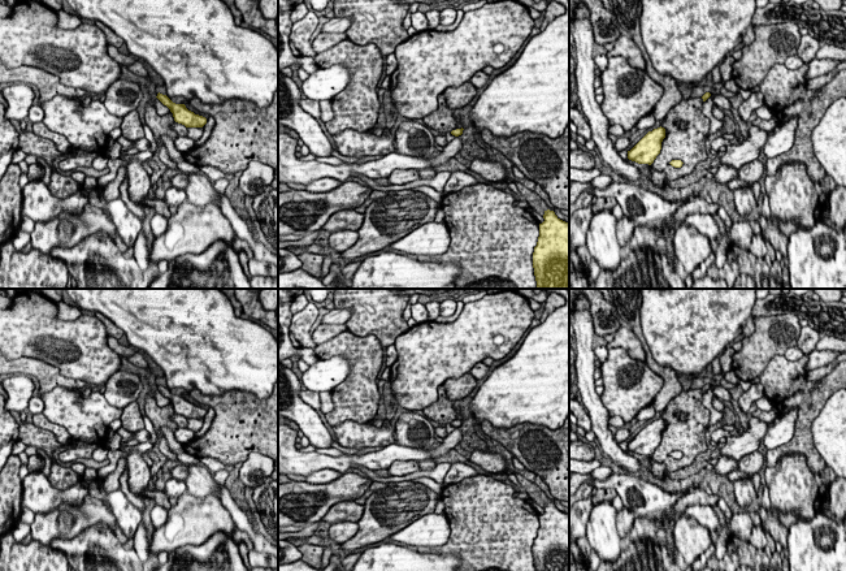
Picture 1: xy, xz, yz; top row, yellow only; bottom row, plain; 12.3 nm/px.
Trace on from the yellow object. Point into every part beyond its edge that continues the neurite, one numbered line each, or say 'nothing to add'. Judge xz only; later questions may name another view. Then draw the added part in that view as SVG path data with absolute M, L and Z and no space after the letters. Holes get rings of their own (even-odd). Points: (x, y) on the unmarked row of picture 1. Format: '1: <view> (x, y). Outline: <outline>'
nothing to add

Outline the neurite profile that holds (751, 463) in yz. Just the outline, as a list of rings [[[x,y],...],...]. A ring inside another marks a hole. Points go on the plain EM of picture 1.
[[[752,451],[747,455],[745,455],[739,462],[738,462],[738,471],[745,472],[749,476],[752,476],[755,473],[759,473],[760,468],[763,467],[765,462],[765,457],[756,451]]]

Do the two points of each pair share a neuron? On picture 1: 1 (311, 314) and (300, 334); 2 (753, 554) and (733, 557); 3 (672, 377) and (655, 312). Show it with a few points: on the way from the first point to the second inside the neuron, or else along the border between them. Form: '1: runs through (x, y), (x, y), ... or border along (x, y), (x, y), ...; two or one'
1: runs through (306, 319), (300, 324), (300, 329); one
2: runs through (747, 554), (738, 554); one
3: border along (646, 346), (656, 362), (669, 366), (676, 373); two

